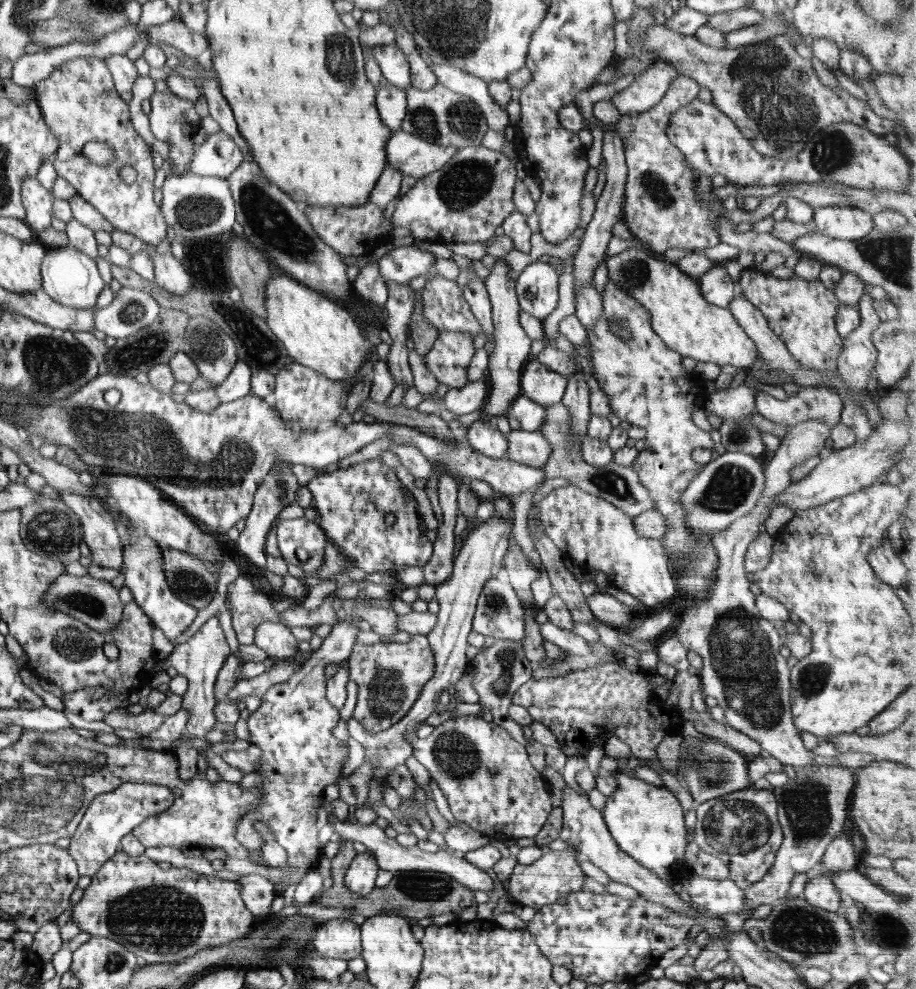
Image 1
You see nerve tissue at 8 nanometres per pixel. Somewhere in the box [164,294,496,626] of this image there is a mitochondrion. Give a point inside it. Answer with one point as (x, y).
(256, 343)

